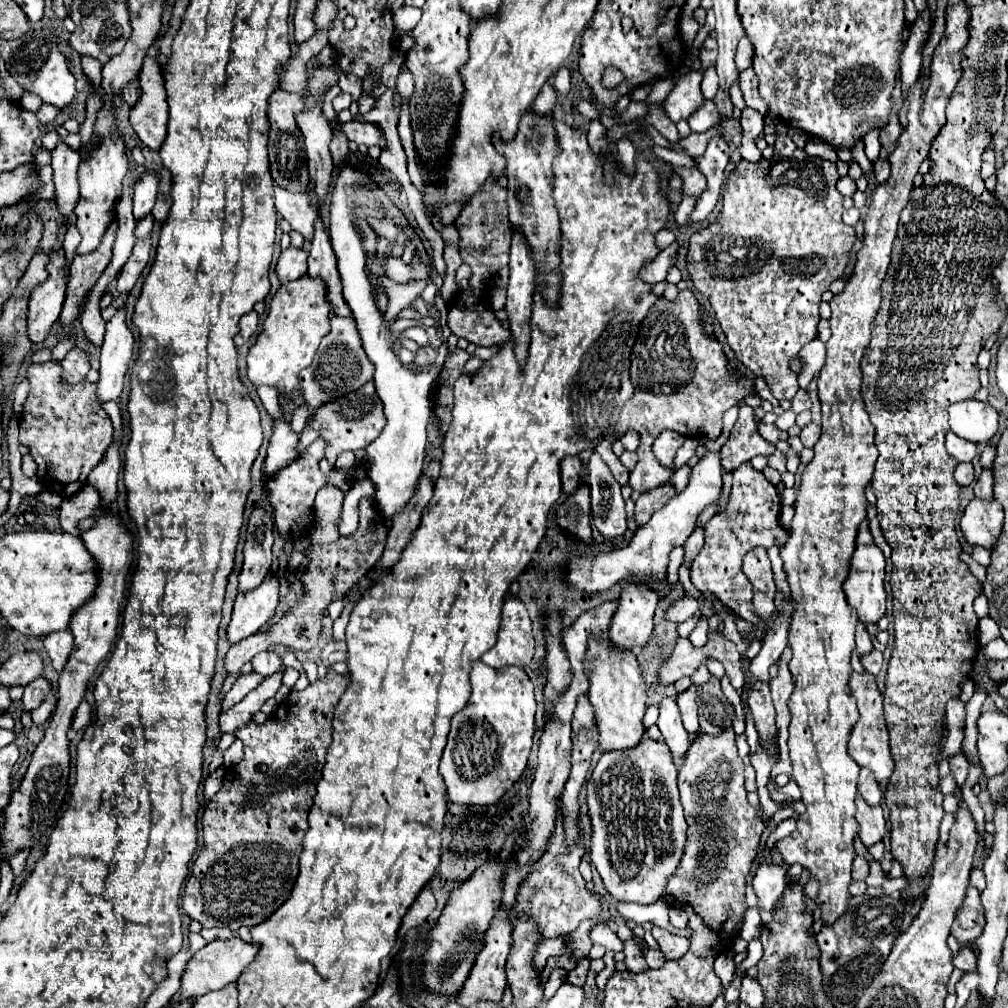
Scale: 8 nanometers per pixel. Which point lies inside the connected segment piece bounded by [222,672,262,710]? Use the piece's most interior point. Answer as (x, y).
(245, 683)

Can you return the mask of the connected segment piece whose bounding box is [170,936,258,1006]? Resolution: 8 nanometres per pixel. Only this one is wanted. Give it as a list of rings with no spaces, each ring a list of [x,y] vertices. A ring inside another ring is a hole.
[[[238,936],[234,938],[228,938],[228,940],[212,940],[208,942],[200,952],[196,952],[192,956],[192,960],[186,964],[186,970],[182,974],[182,980],[180,980],[180,990],[176,992],[176,996],[172,996],[172,1006],[186,1000],[186,998],[198,998],[206,992],[212,992],[212,990],[222,990],[226,984],[232,984],[238,980],[238,976],[248,968],[248,964],[254,960],[258,952],[258,944],[250,942],[250,944],[244,944]]]

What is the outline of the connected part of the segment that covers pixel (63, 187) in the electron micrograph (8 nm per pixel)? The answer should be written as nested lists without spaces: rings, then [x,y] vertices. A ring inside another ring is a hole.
[[[58,140],[52,150],[52,168],[54,168],[54,186],[56,186],[56,202],[68,218],[74,216],[74,206],[78,200],[78,166],[80,154],[70,148],[64,140]]]

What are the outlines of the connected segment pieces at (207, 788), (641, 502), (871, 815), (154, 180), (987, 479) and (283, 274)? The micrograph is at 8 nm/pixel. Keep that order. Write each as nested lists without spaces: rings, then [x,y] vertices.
[[[219,768],[206,778],[205,786],[203,786],[203,796],[206,802],[208,802],[208,800],[210,800],[210,798],[212,798],[212,796],[214,796],[214,794],[222,787],[223,778],[221,776],[224,776],[225,773],[226,771],[224,769]]]
[[[670,482],[660,484],[660,486],[652,488],[652,490],[644,490],[640,494],[640,498],[636,500],[636,514],[634,514],[636,524],[638,526],[646,524],[652,518],[652,514],[656,510],[660,510],[662,506],[666,506],[674,496],[676,496],[676,488]]]
[[[860,794],[856,796],[856,820],[860,824],[860,840],[864,842],[864,846],[872,846],[876,842],[880,842],[886,834],[886,820],[884,820],[884,812],[882,806],[868,806]]]
[[[146,172],[142,176],[142,182],[136,184],[136,192],[134,192],[136,220],[142,220],[152,212],[152,206],[156,202],[156,194],[158,194],[158,176],[156,176],[156,172]]]
[[[982,472],[982,476],[976,480],[974,486],[974,496],[978,500],[992,500],[992,474],[990,472]]]
[[[292,246],[284,250],[276,262],[276,274],[280,282],[290,282],[306,276],[306,258],[308,258],[308,252],[304,250],[298,250]]]

